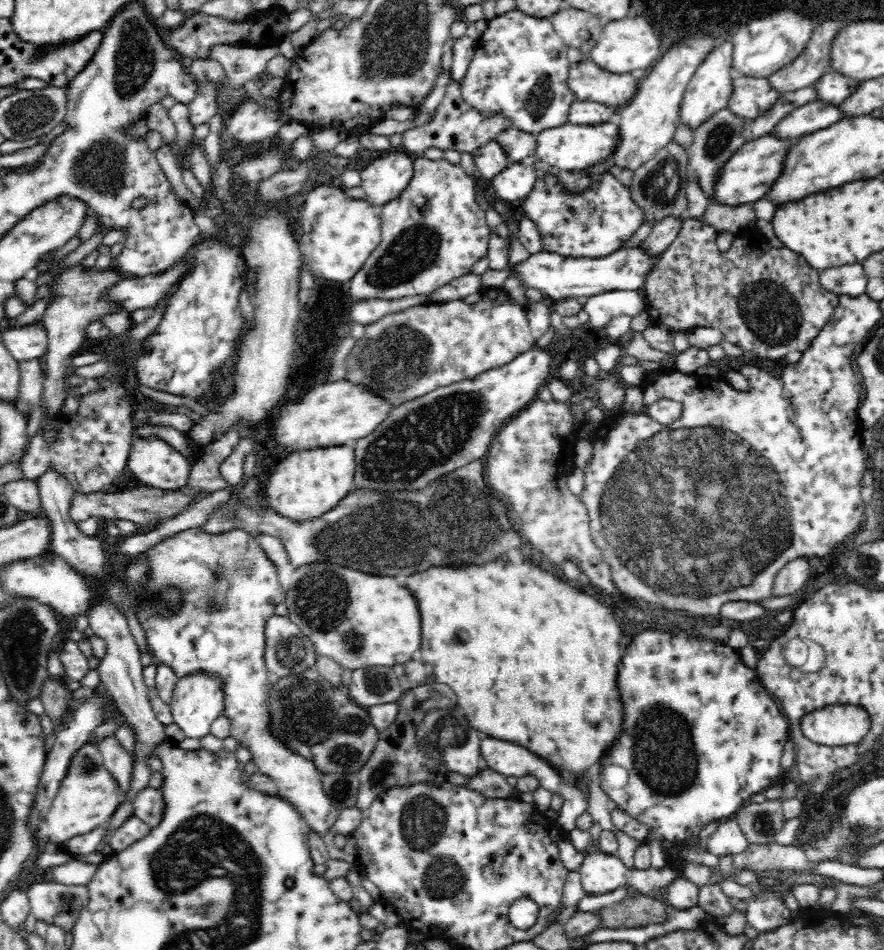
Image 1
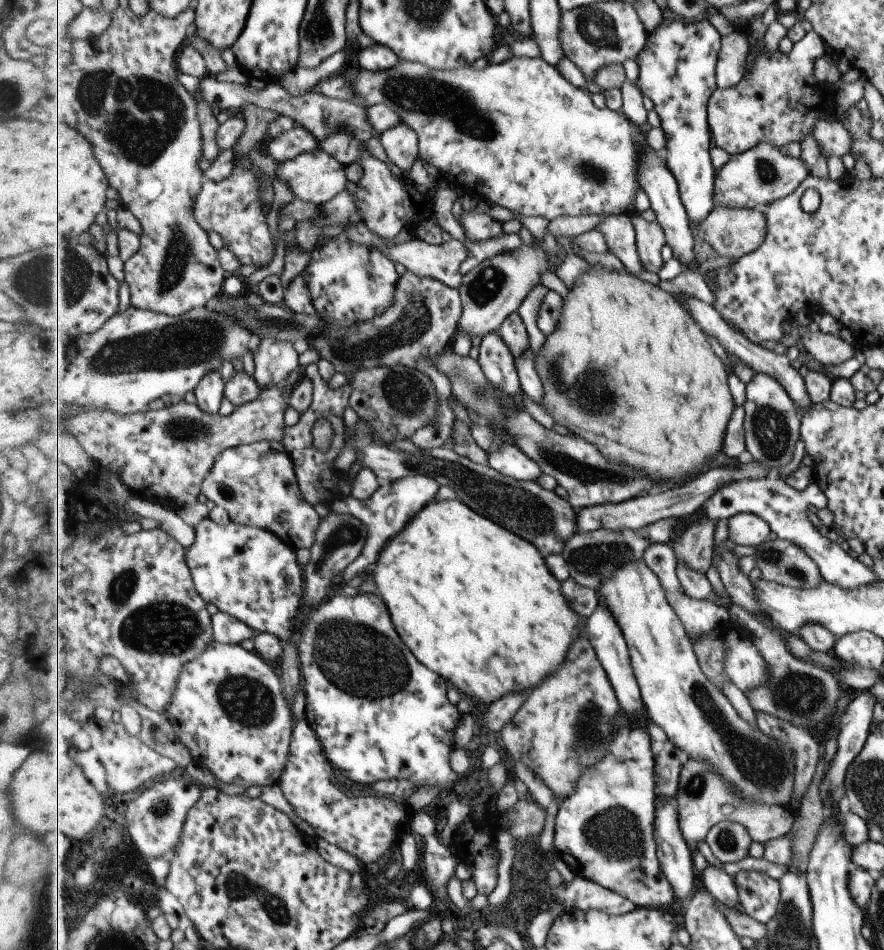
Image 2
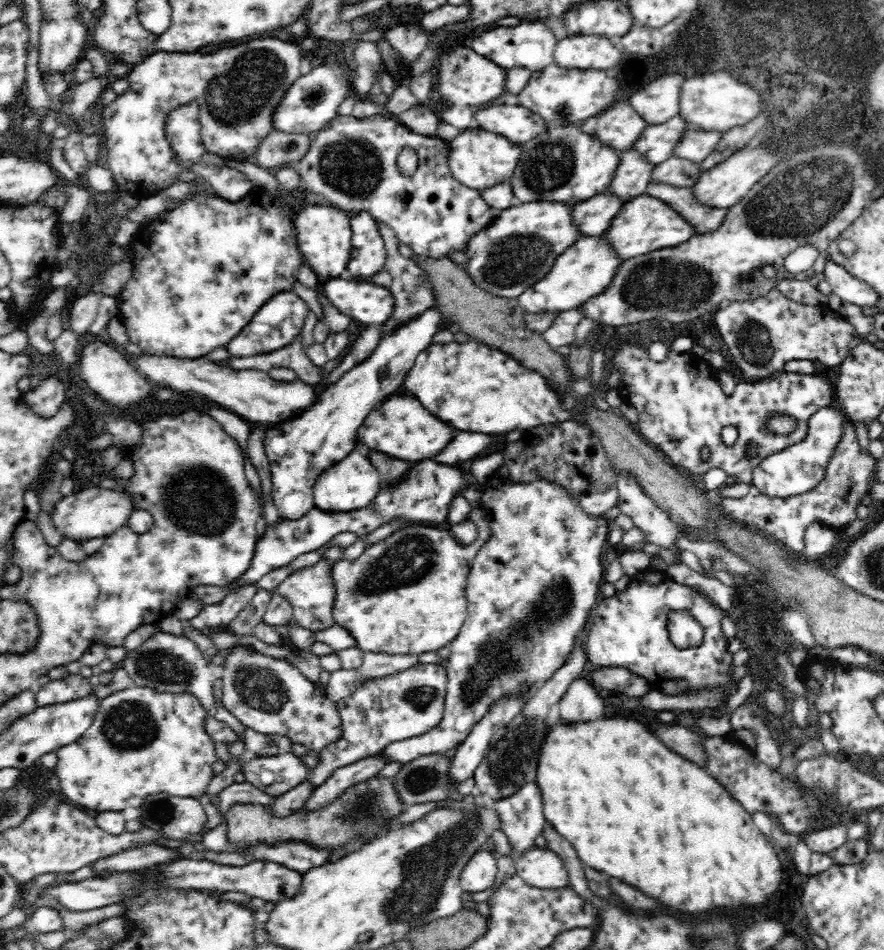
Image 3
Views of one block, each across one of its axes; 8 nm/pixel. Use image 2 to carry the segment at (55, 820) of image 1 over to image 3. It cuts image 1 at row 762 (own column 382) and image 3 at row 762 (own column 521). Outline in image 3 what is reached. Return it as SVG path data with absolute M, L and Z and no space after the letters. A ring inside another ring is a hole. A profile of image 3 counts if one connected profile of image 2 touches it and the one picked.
M132 685L128 688L122 688L99 700L96 706L96 712L92 712L92 722L88 730L70 744L64 745L56 750L58 763L55 767L55 774L59 778L62 796L68 801L79 807L93 808L99 812L116 811L120 812L130 808L141 808L148 795L167 792L172 796L192 797L202 796L208 790L208 784L212 782L212 766L220 759L216 757L214 751L214 740L207 733L206 722L209 714L203 707L202 701L194 692L168 692L167 689L156 689L148 685Z

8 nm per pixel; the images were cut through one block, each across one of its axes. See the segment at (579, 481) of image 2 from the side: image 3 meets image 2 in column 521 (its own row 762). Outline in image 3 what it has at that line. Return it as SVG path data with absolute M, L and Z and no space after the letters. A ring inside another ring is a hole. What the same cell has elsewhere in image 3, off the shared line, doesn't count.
M429 754L419 756L413 762L405 763L400 772L392 779L392 785L400 797L404 806L412 804L422 804L422 802L432 802L448 799L452 792L448 788L448 771L451 766L451 760L440 754Z

